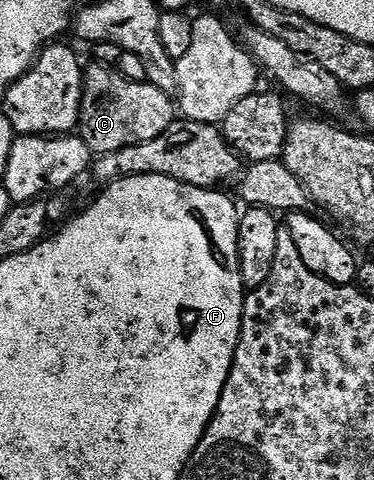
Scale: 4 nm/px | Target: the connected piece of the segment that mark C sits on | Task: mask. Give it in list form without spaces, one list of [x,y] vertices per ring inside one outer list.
[[[92,65],[92,68],[89,66],[85,70],[78,136],[88,146],[93,156],[114,153],[118,149],[126,149],[126,145],[142,145],[142,141],[154,141],[154,137],[162,137],[162,133],[170,129],[177,115],[178,107],[173,96],[167,91],[158,89],[153,83],[130,81],[112,65]]]

